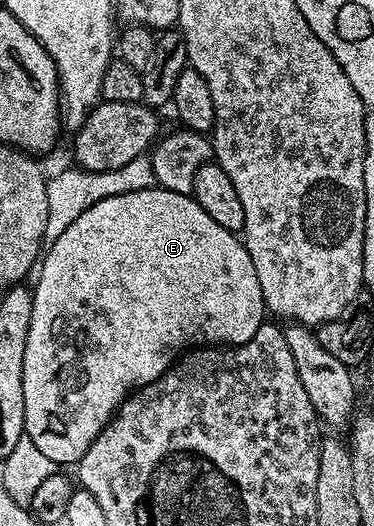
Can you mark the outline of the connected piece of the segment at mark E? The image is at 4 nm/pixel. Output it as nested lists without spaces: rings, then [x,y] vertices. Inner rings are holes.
[[[152,187],[150,189],[142,189],[141,191],[129,191],[129,195],[113,195],[109,199],[101,199],[101,203],[93,203],[93,207],[89,207],[89,211],[84,211],[81,215],[77,215],[74,223],[69,223],[69,227],[65,227],[65,231],[61,231],[57,243],[46,246],[45,252],[41,257],[43,266],[41,267],[41,279],[37,279],[37,283],[33,286],[33,319],[29,319],[29,339],[25,343],[25,363],[23,364],[23,390],[25,391],[25,427],[24,434],[29,439],[33,439],[33,444],[38,447],[45,455],[45,459],[49,459],[56,467],[63,465],[74,466],[85,455],[85,451],[89,451],[89,447],[93,443],[93,439],[97,439],[97,435],[101,435],[101,431],[111,420],[112,415],[118,411],[120,405],[127,400],[128,396],[137,389],[144,389],[149,383],[153,383],[163,374],[166,369],[170,369],[175,364],[177,358],[196,348],[196,347],[230,347],[233,345],[244,345],[249,343],[249,339],[253,339],[253,335],[257,335],[257,331],[265,323],[265,306],[263,304],[263,296],[261,295],[261,283],[257,280],[257,271],[253,267],[253,259],[249,259],[249,251],[247,246],[236,234],[231,233],[225,227],[221,227],[221,223],[217,223],[213,218],[201,208],[201,203],[197,203],[194,196],[189,193],[178,193],[177,191],[169,191],[168,189],[160,189]]]

